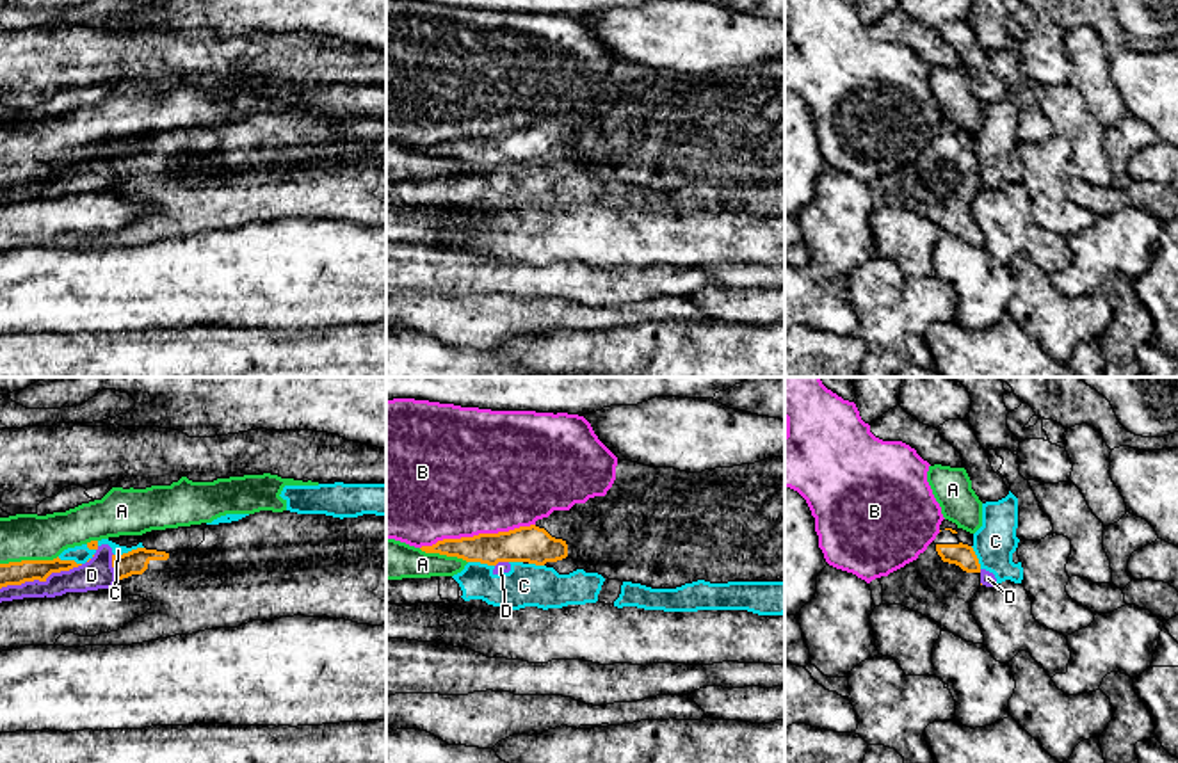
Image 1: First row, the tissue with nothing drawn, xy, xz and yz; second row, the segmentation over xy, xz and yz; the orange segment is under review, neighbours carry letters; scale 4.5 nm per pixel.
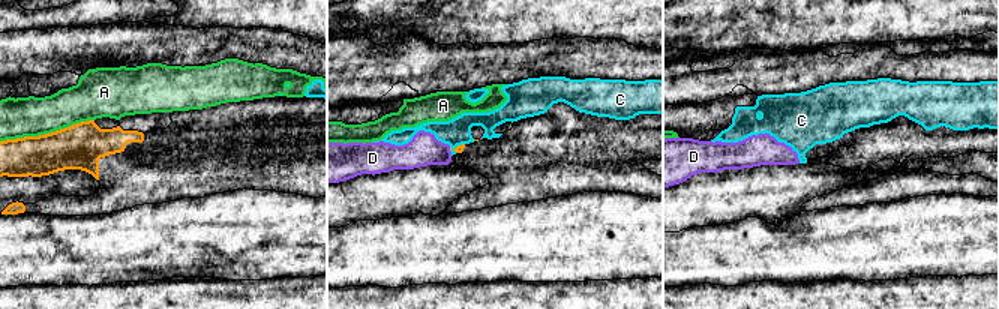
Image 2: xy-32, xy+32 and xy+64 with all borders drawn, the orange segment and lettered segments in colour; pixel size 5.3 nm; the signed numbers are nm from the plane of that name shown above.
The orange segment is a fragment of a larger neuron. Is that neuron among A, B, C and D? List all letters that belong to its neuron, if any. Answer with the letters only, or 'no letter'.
no letter

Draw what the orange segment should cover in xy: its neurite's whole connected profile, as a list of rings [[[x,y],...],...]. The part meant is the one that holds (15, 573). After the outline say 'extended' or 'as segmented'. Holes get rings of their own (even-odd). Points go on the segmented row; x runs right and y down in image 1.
[[[21,560],[0,564],[0,589],[7,585],[21,585],[25,582],[46,582],[52,573],[69,571],[78,567],[75,560]]] | as segmented

